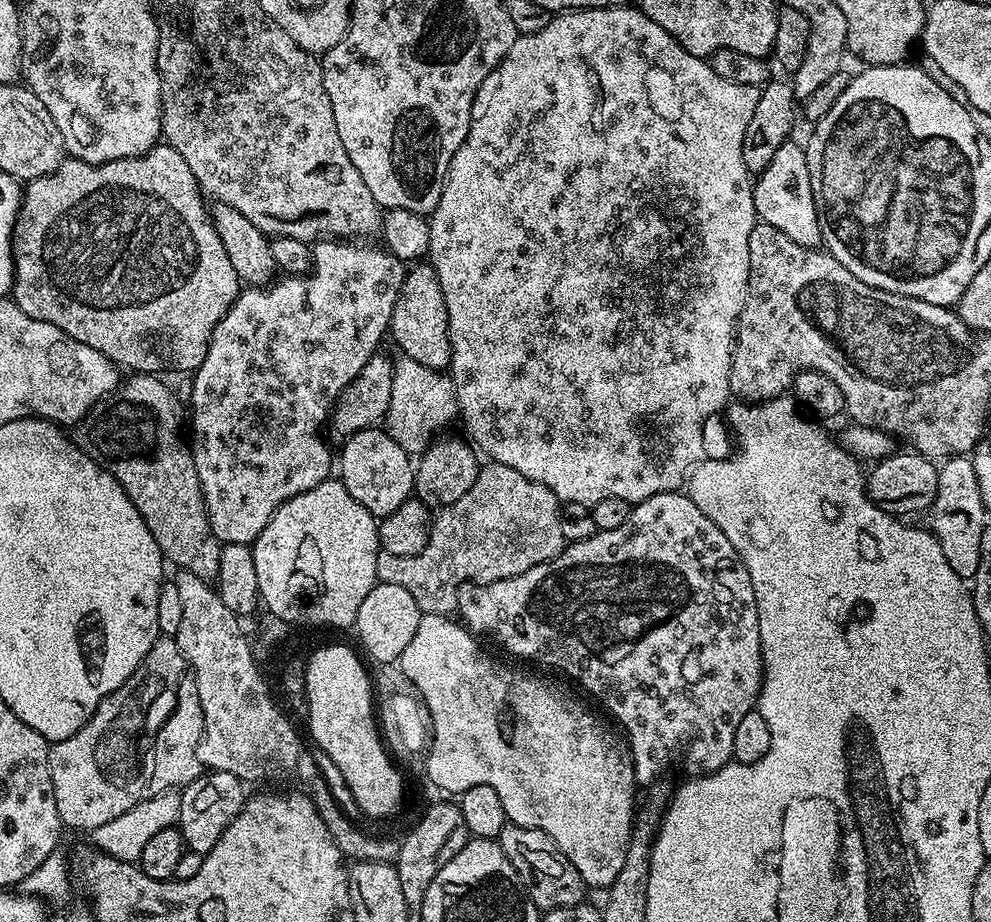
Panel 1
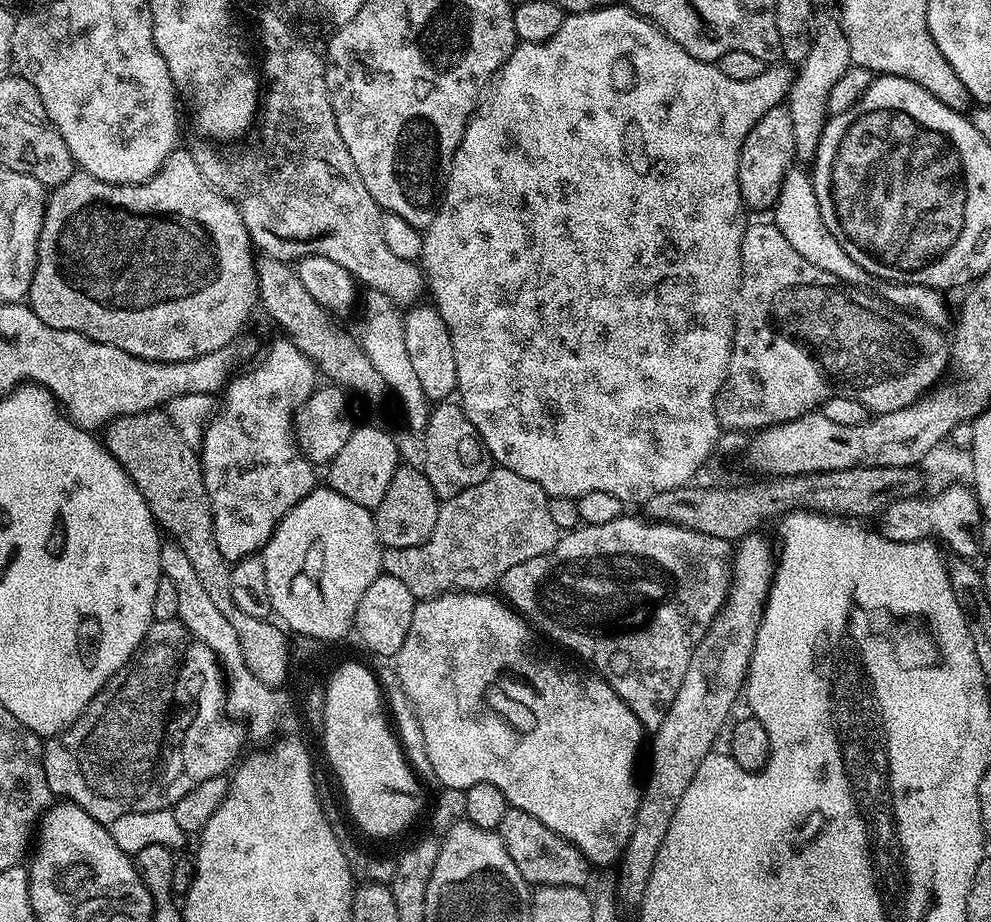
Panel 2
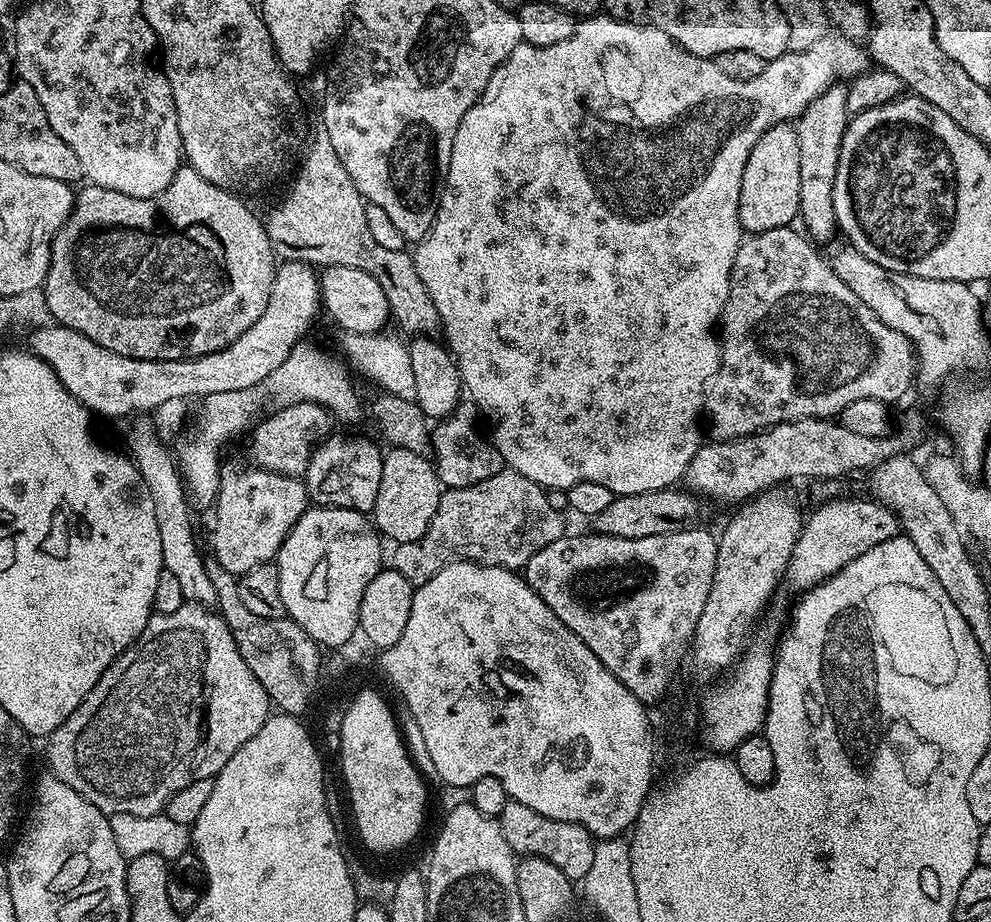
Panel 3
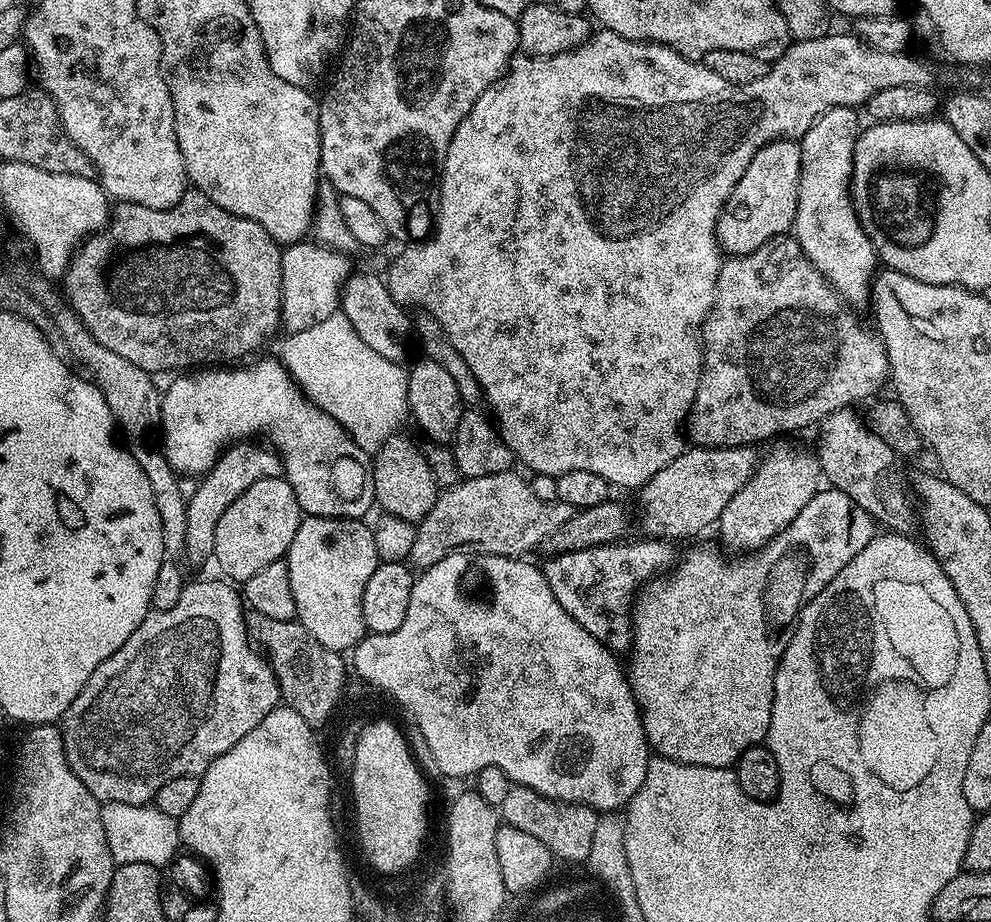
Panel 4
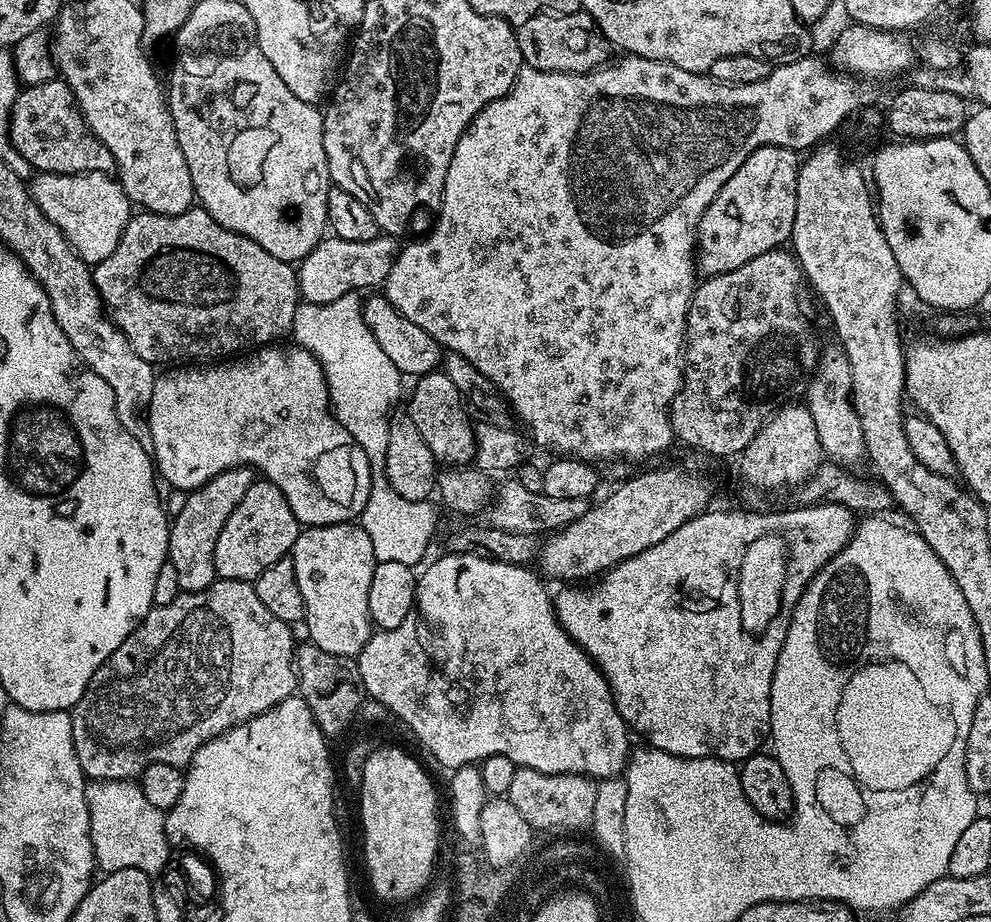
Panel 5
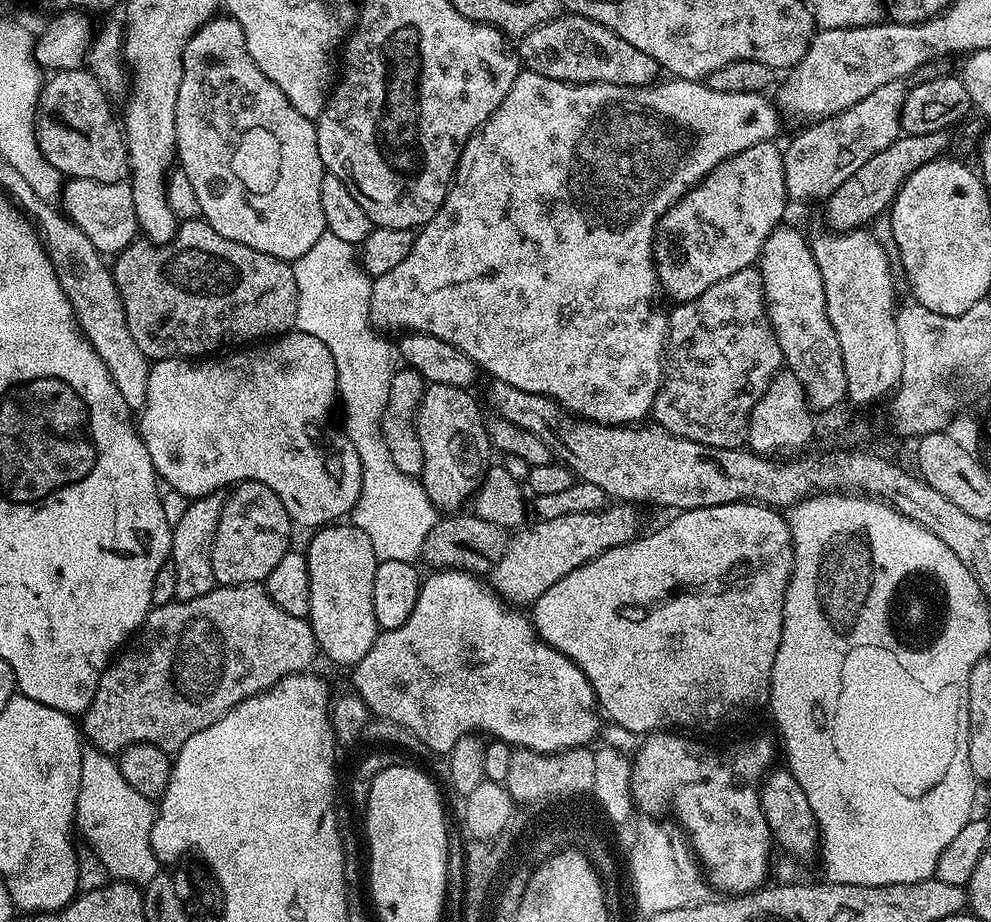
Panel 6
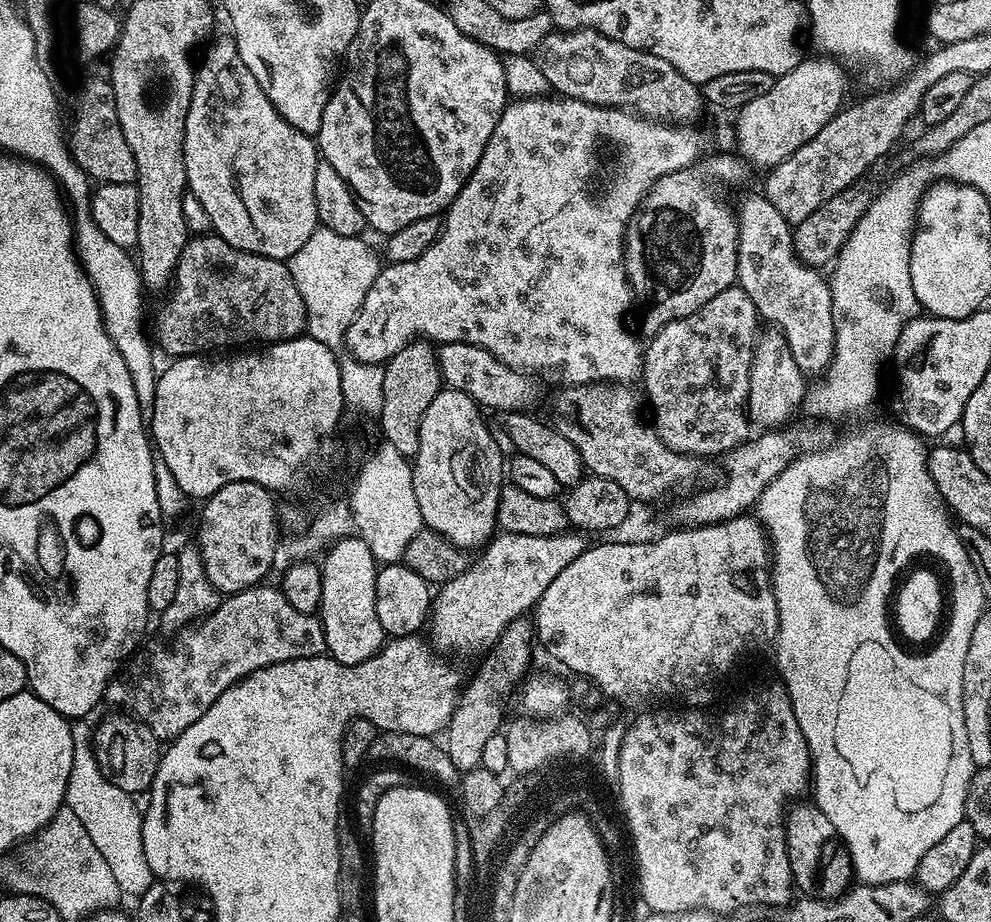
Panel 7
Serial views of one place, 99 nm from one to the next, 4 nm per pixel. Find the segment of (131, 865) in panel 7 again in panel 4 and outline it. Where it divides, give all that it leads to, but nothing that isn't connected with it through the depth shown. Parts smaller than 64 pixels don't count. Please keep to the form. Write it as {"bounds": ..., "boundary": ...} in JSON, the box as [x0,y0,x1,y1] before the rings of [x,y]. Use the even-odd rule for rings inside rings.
{"bounds":[98,804,181,869],"boundary":[[[104,804],[98,812],[98,828],[104,831],[104,844],[117,865],[126,862],[146,862],[163,869],[177,859],[181,851],[180,826],[177,817],[162,814],[152,804]],[[177,851],[177,852],[176,852]]]}

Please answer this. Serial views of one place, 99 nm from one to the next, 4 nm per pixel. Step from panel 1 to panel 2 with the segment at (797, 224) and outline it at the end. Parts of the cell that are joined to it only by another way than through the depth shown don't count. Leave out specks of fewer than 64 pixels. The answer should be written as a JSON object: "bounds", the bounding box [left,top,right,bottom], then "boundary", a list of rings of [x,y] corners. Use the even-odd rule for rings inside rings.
{"bounds":[774,167,870,290],"boundary":[[[799,167],[789,168],[782,184],[782,190],[776,199],[774,209],[776,228],[782,230],[782,238],[786,238],[786,242],[790,242],[790,246],[794,246],[794,250],[798,250],[798,254],[802,254],[806,262],[810,262],[810,266],[818,266],[818,270],[826,270],[826,274],[834,274],[841,282],[853,289],[859,290],[859,288],[866,287],[870,283],[868,271],[858,266],[858,262],[854,262],[854,258],[846,254],[838,238],[834,238],[830,230],[826,230],[820,217],[820,207],[818,198],[814,194],[812,177],[805,169],[803,172]]]}

